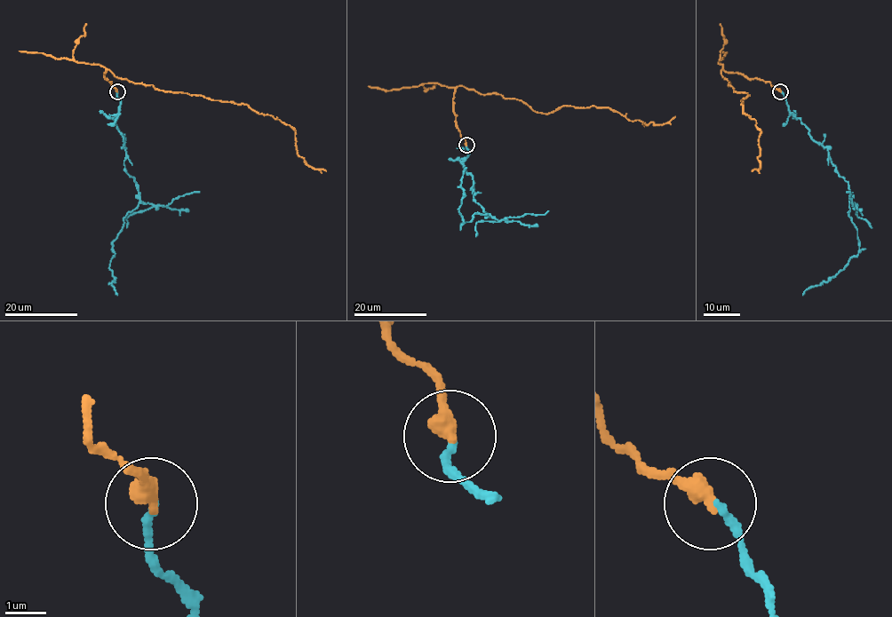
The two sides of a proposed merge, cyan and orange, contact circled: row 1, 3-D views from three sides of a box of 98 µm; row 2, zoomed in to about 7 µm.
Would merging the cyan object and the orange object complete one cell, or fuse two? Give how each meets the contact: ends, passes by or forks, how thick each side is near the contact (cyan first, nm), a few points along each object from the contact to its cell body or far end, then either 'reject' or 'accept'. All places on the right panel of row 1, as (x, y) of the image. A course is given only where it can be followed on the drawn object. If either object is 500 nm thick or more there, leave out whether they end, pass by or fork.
cyan ends; orange ends; calibres 190 and 440 nm; course cyan (781, 91), (788, 109), (827, 148), (848, 183), (849, 216), (859, 241), (858, 253), (844, 268), (802, 295); course orange (781, 91), (721, 70), (735, 92), (749, 95), (740, 100), (743, 113), (760, 131), (759, 169), (752, 171); reject

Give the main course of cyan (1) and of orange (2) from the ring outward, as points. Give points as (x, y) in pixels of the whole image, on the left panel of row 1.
1: (117, 91), (115, 124), (123, 142), (124, 170), (139, 191), (139, 205), (114, 241), (109, 268), (117, 295)
2: (117, 91), (104, 75), (109, 70), (132, 83), (247, 104), (290, 126), (297, 153), (326, 171)

